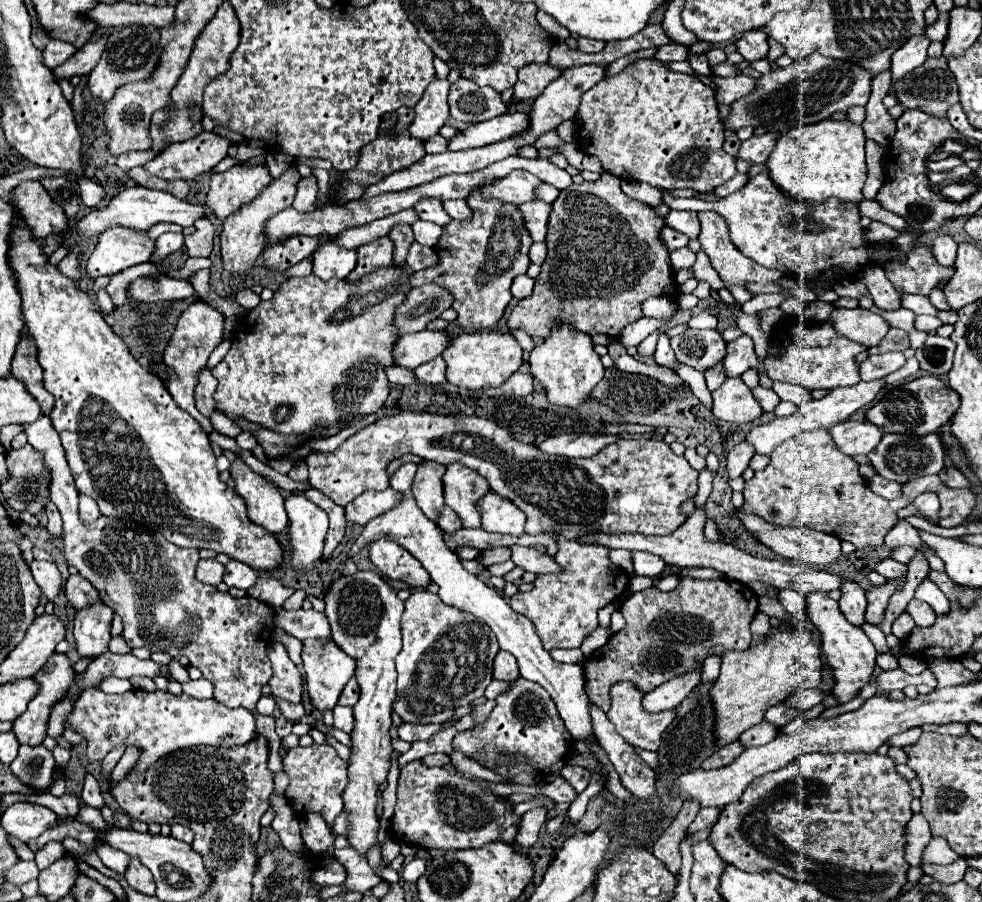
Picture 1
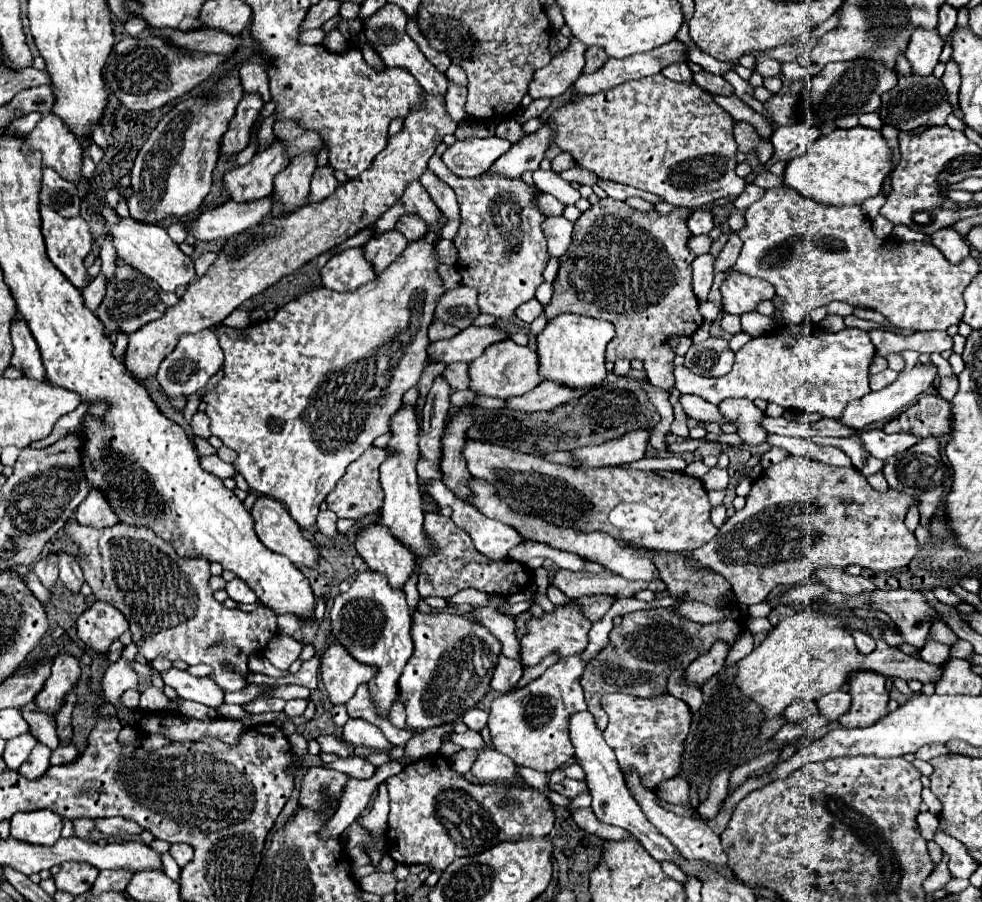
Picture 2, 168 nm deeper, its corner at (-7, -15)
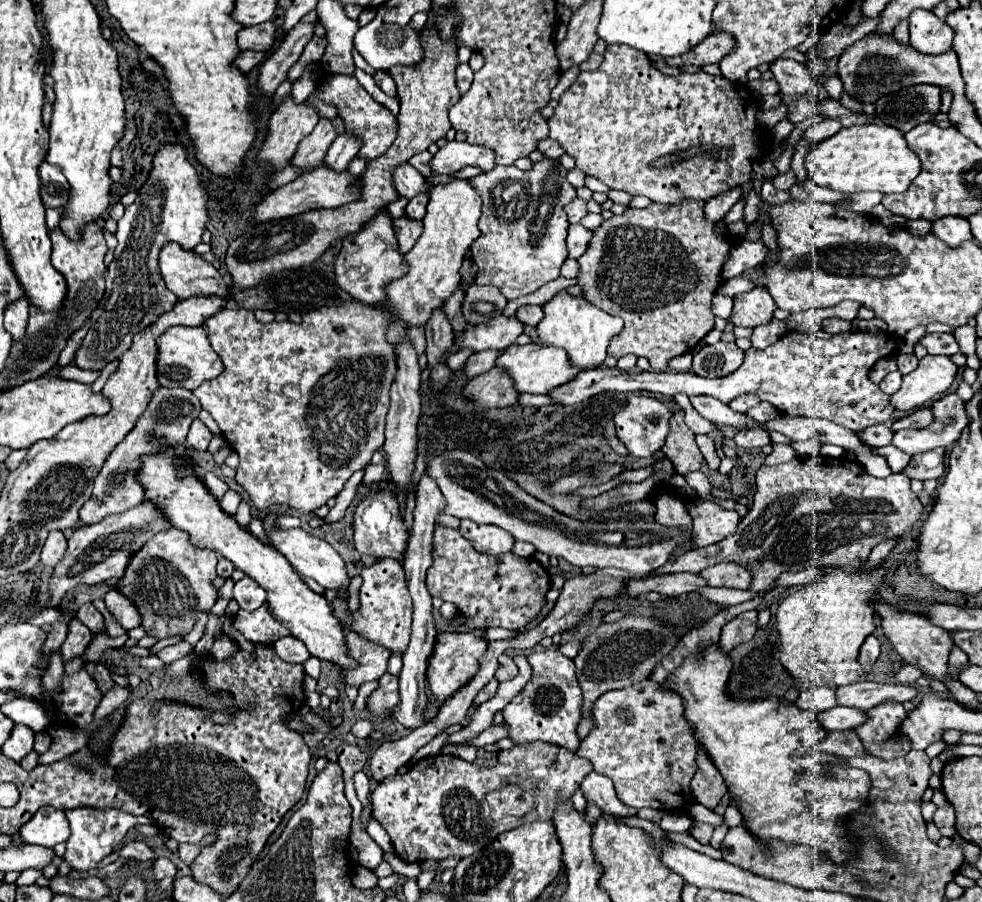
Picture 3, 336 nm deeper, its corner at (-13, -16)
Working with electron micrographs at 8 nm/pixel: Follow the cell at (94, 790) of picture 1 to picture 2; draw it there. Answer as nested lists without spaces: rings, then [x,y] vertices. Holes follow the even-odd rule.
[[[98,817],[94,819],[96,823],[96,829],[104,835],[114,835],[114,837],[120,837],[120,835],[126,835],[126,833],[140,833],[142,829],[134,823],[134,821],[128,821],[124,817]]]

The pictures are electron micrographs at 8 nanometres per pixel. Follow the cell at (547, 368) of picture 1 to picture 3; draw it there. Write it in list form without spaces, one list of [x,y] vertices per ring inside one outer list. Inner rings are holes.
[[[558,292],[546,304],[542,304],[544,318],[536,326],[538,336],[544,344],[560,346],[568,352],[572,364],[582,368],[598,368],[606,358],[606,348],[614,334],[622,330],[622,318],[602,312],[598,306],[590,304],[580,296],[570,296],[568,292]]]

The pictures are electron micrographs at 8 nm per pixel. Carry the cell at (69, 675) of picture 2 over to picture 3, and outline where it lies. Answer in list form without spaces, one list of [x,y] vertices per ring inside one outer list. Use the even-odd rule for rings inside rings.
[[[72,618],[68,624],[68,638],[62,644],[62,660],[82,656],[90,638],[92,638],[92,632],[78,618]]]

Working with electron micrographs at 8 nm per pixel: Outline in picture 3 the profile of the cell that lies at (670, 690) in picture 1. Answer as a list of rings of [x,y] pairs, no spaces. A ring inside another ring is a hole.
[[[752,610],[736,616],[734,620],[730,620],[724,628],[722,628],[722,636],[720,636],[720,646],[724,652],[730,652],[732,648],[736,648],[740,642],[750,640],[754,636],[754,632],[758,630],[758,611]]]

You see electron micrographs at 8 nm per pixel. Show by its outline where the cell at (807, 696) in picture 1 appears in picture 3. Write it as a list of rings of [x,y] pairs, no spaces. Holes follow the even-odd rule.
[[[860,680],[848,686],[840,686],[836,692],[838,704],[850,706],[850,708],[862,708],[862,710],[870,710],[888,700],[902,704],[906,700],[914,700],[916,696],[918,696],[916,686],[882,684],[882,682],[872,682],[872,680]]]

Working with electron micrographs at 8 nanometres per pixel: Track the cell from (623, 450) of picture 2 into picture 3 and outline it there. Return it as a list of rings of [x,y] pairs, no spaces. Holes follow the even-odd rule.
[[[630,394],[626,402],[622,404],[618,416],[618,436],[624,442],[624,446],[630,450],[632,456],[654,456],[662,446],[668,436],[668,422],[672,416],[672,408],[668,402],[652,398],[652,396],[640,396],[640,394]]]

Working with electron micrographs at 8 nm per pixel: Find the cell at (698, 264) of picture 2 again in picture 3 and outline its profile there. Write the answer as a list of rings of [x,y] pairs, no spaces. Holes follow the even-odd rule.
[[[742,240],[738,244],[734,244],[734,252],[730,252],[730,260],[724,264],[722,276],[724,280],[740,276],[742,272],[758,266],[762,262],[762,258],[766,258],[768,248],[764,246],[762,240],[752,242],[752,240]]]

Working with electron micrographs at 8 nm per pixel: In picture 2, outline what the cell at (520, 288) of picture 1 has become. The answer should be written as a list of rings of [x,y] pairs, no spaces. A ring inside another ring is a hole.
[[[530,299],[526,303],[522,303],[520,309],[516,309],[516,317],[520,317],[526,323],[532,323],[540,313],[542,313],[542,303],[538,299]]]

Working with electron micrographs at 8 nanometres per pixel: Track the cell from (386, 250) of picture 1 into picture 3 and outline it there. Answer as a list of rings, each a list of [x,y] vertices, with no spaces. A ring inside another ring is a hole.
[[[400,216],[394,220],[394,230],[400,242],[400,252],[410,252],[416,240],[422,236],[422,222],[412,220],[408,216]]]

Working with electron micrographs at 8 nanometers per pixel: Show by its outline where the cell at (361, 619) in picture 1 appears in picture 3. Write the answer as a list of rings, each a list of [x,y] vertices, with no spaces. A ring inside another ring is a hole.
[[[386,558],[378,560],[370,568],[362,570],[364,584],[360,588],[360,610],[354,612],[352,630],[366,640],[386,646],[392,652],[404,652],[406,644],[410,642],[410,626],[412,626],[412,598],[408,592],[404,568],[398,560]]]

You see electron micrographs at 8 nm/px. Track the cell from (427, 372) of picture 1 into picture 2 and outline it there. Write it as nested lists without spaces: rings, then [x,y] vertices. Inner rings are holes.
[[[452,363],[442,373],[444,381],[450,385],[452,391],[468,389],[468,363]]]

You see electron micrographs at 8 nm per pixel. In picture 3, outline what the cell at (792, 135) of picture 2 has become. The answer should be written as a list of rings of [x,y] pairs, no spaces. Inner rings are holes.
[[[826,118],[826,120],[822,120],[822,122],[814,124],[812,128],[808,128],[804,136],[808,138],[808,142],[810,142],[810,144],[812,144],[812,142],[822,142],[822,140],[826,140],[826,138],[834,136],[840,128],[842,128],[842,124],[838,124],[838,120]]]

